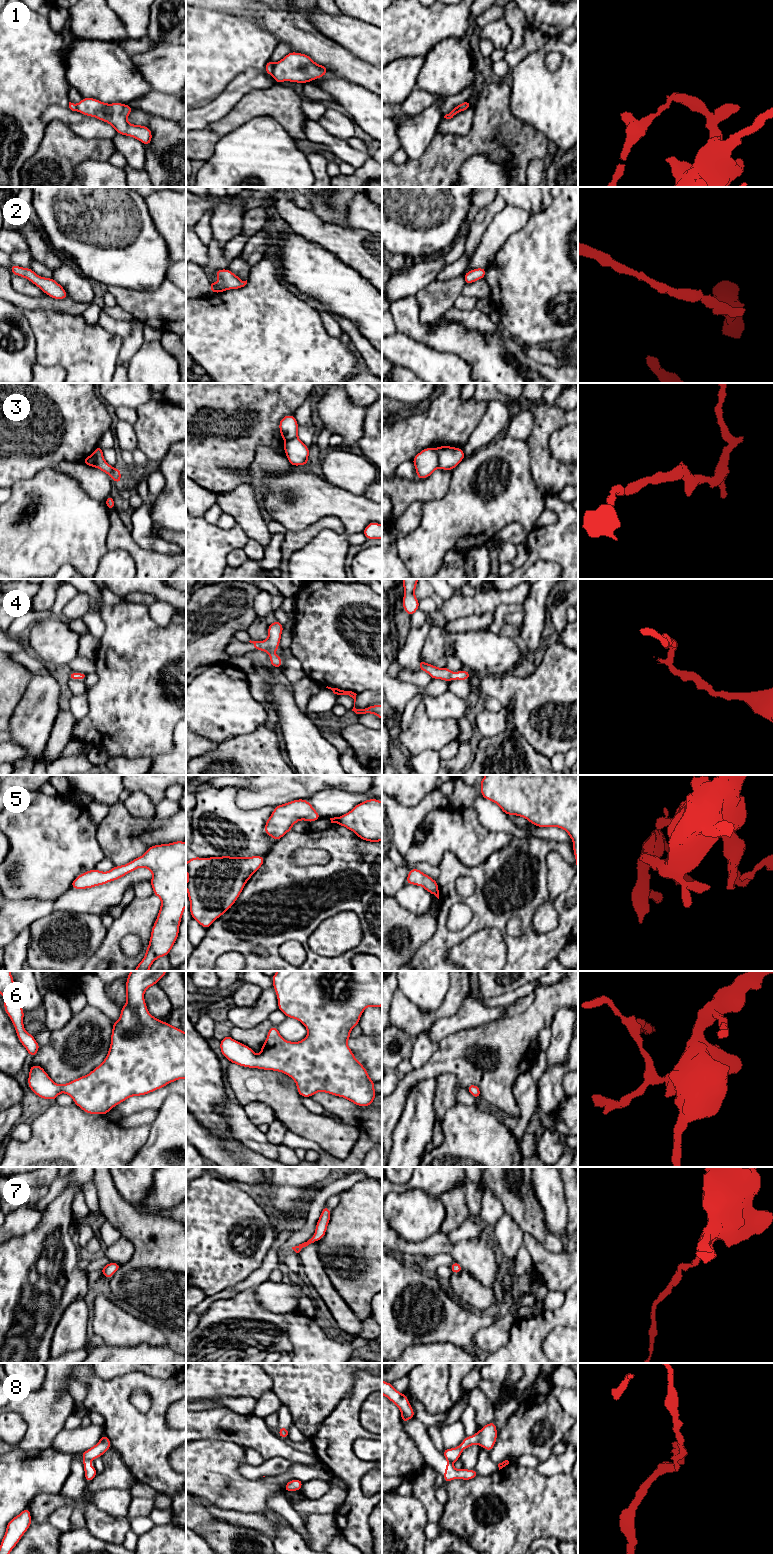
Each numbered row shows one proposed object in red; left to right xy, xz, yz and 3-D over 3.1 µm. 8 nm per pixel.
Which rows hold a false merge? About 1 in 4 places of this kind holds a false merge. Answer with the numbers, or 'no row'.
1, 3, 8

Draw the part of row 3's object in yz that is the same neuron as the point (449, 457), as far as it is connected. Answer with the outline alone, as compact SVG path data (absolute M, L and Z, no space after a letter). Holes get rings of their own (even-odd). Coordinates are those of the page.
M442 445L437 448L438 468L452 471L465 458L463 449Z

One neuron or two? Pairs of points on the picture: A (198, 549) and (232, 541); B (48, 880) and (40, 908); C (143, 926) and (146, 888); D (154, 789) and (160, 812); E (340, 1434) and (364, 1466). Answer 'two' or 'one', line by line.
A: one
B: two
C: two
D: two
E: one

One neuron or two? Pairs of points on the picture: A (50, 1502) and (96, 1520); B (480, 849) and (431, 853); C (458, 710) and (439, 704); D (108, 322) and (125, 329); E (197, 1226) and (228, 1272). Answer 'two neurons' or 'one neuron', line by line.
A: one neuron
B: one neuron
C: one neuron
D: one neuron
E: one neuron

